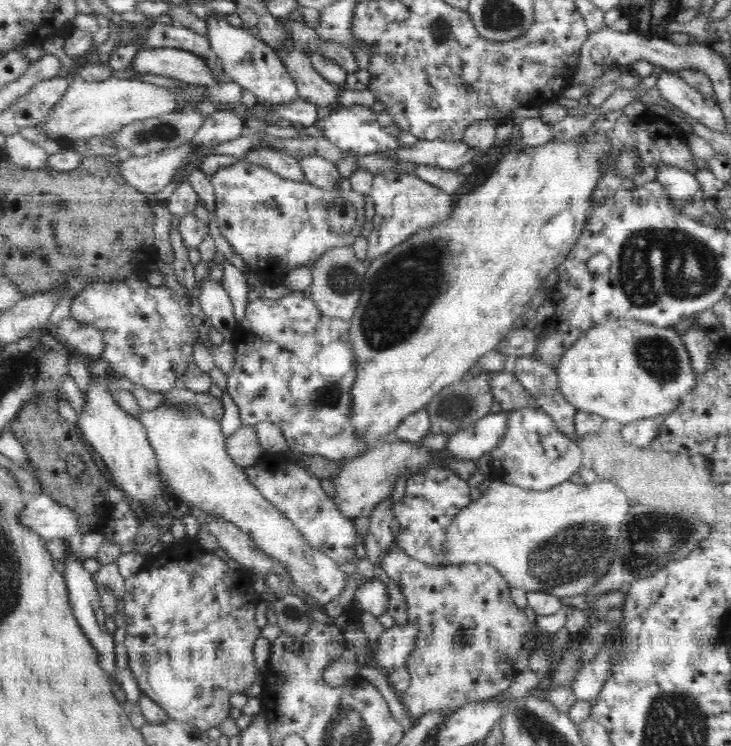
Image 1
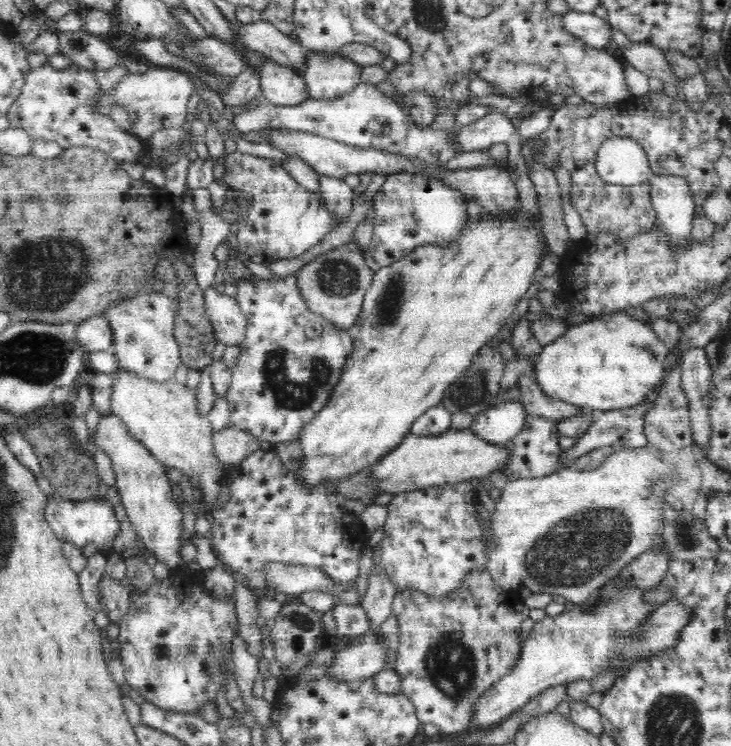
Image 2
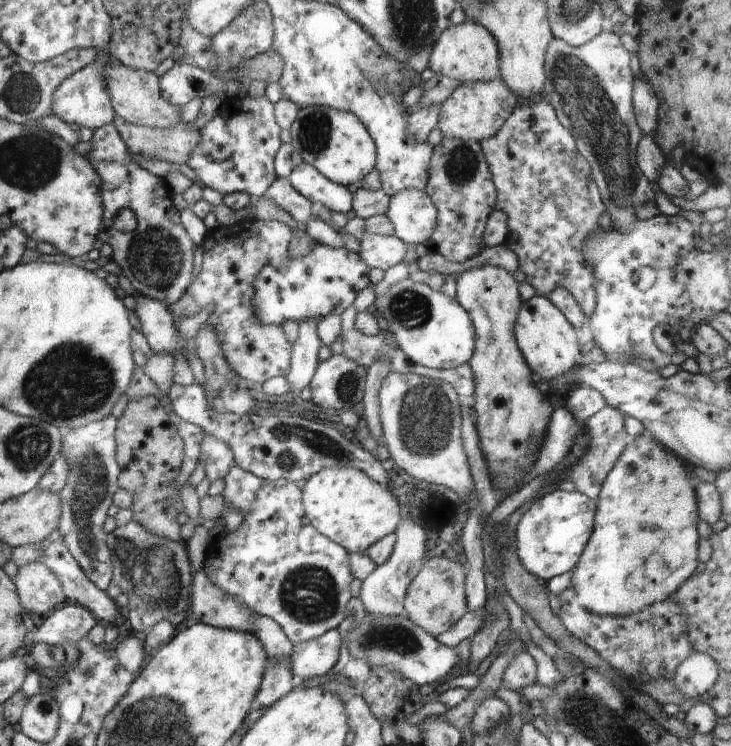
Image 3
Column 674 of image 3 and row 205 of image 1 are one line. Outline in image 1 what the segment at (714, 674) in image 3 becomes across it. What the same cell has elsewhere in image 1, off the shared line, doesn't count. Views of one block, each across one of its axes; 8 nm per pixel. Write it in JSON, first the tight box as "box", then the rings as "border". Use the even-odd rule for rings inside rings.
{"box":[655,164,702,210],"border":[[[660,164],[655,180],[664,187],[669,202],[681,210],[690,200],[699,197],[702,190],[694,174],[676,166]]]}

